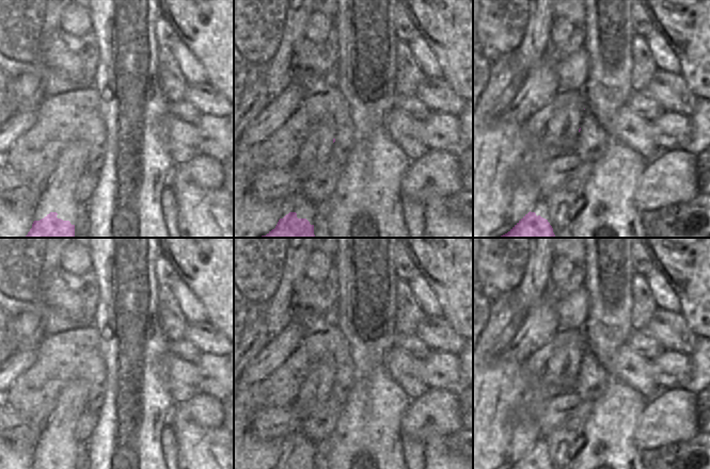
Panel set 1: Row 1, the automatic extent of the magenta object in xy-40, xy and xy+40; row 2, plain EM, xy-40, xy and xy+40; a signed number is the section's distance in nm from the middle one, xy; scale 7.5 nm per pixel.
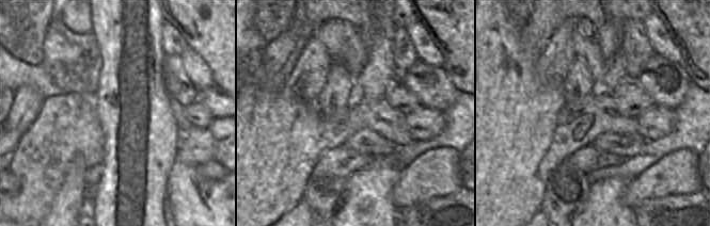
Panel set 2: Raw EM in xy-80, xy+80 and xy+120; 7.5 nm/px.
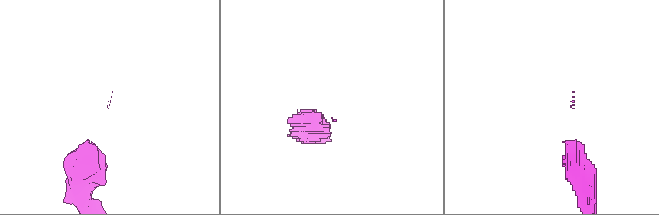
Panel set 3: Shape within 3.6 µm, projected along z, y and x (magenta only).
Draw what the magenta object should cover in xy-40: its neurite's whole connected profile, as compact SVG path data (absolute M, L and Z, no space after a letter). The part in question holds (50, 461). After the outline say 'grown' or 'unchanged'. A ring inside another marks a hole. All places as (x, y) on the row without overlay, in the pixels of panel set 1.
M50 451L44 457L34 459L30 469L75 469L75 464L58 457L57 454L57 451Z | unchanged

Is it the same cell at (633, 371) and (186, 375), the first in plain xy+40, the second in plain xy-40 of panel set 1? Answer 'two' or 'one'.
one

